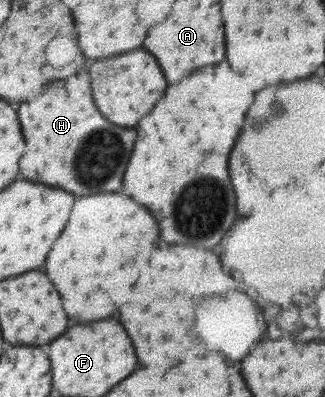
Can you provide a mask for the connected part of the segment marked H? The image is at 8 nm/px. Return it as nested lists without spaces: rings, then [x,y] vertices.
[[[80,71],[70,79],[48,85],[38,97],[28,99],[18,111],[24,127],[24,137],[28,139],[28,155],[24,155],[22,159],[22,173],[26,179],[48,183],[54,187],[64,187],[66,191],[72,191],[76,195],[92,195],[122,189],[124,173],[130,163],[138,133],[134,129],[124,129],[110,123],[98,111],[92,97],[92,77],[88,71]]]

